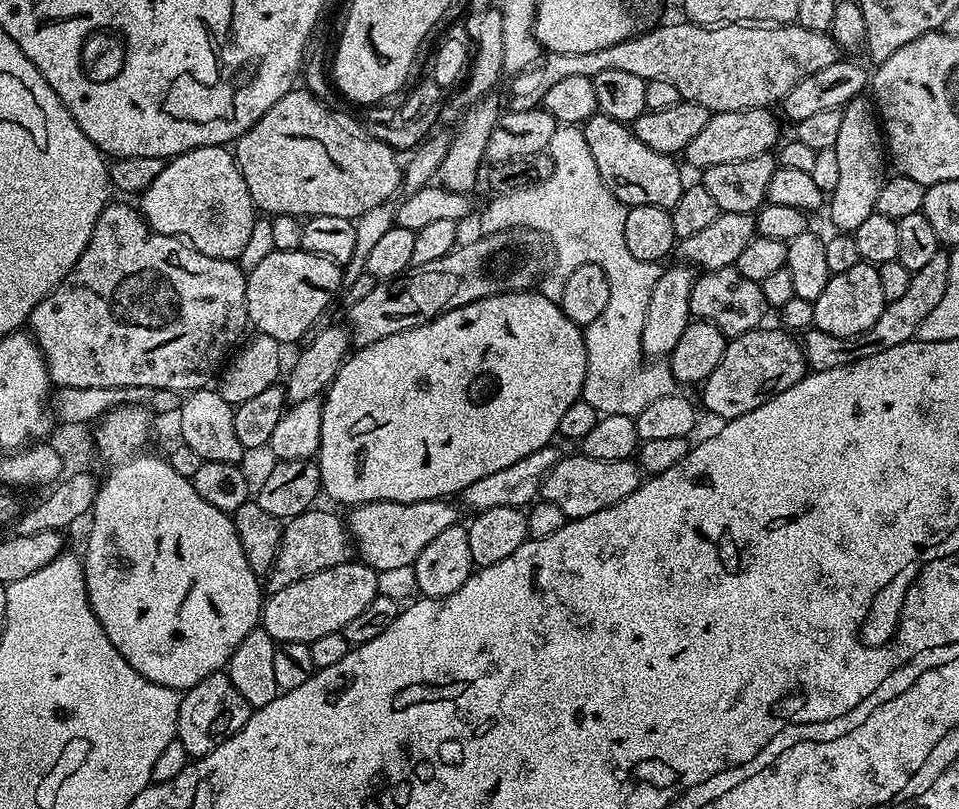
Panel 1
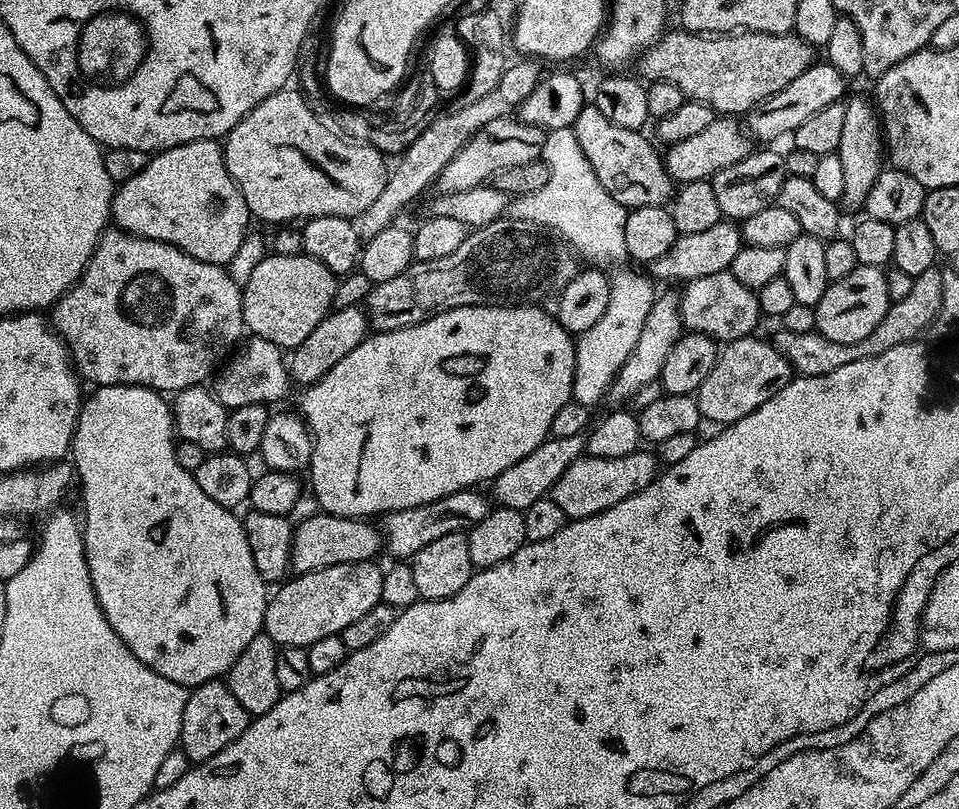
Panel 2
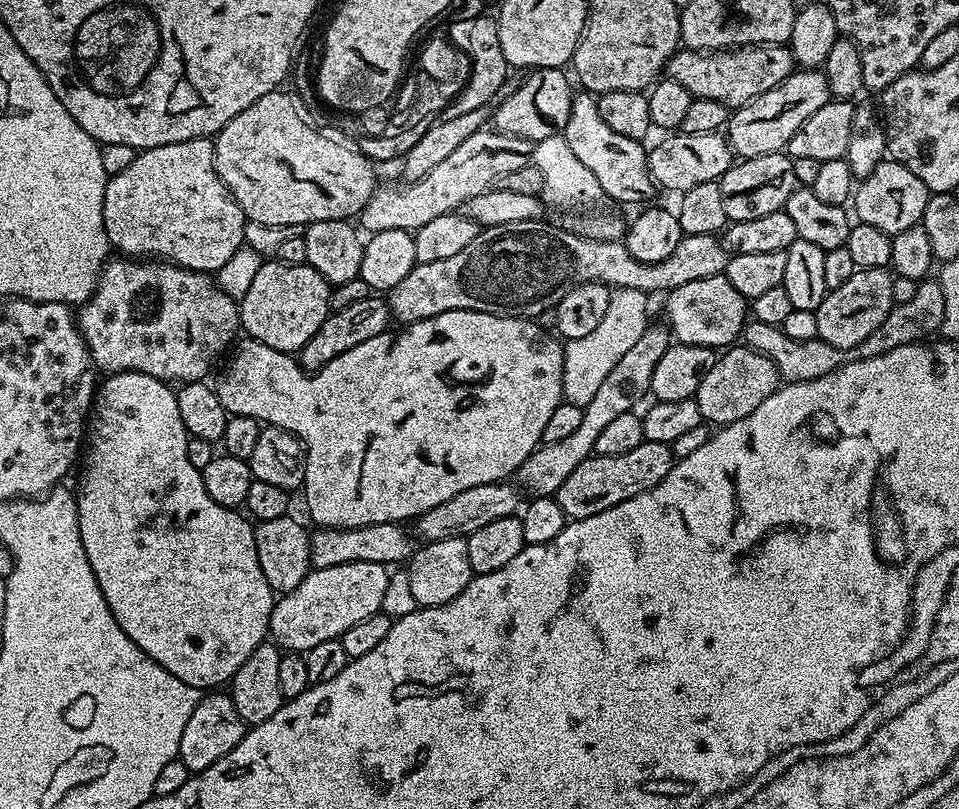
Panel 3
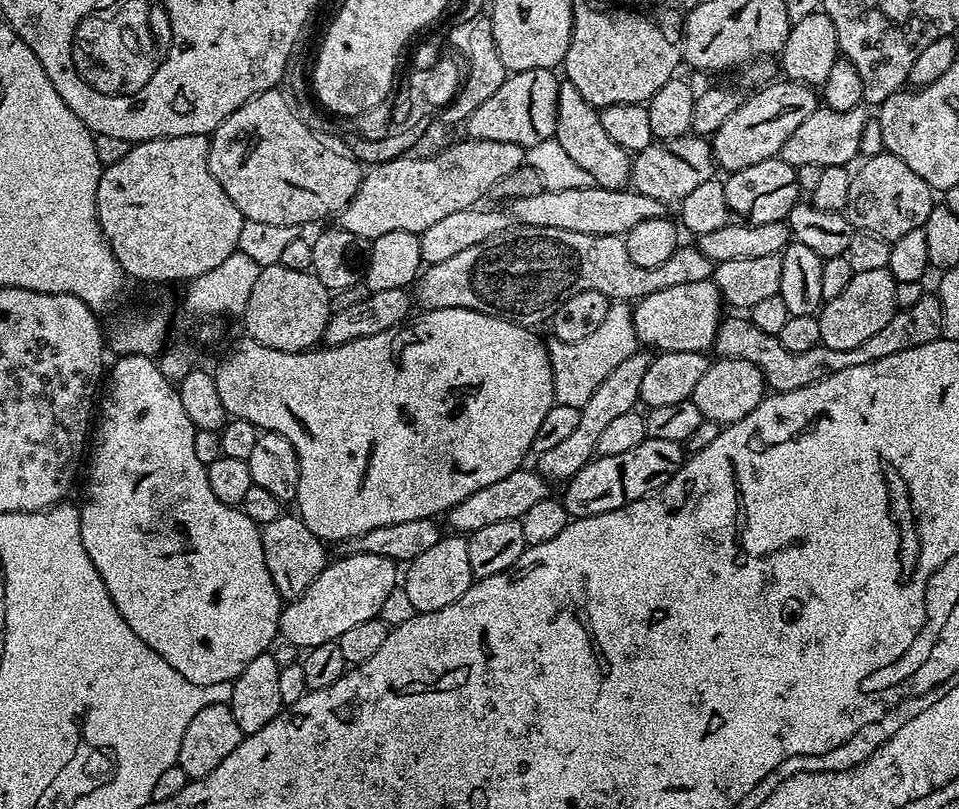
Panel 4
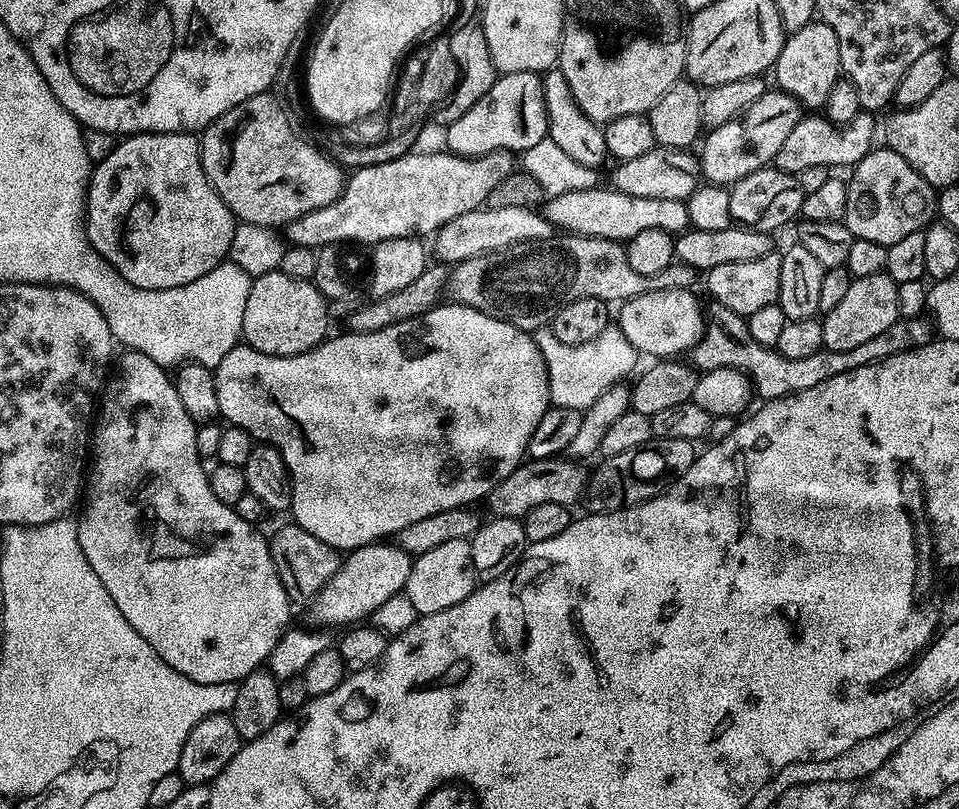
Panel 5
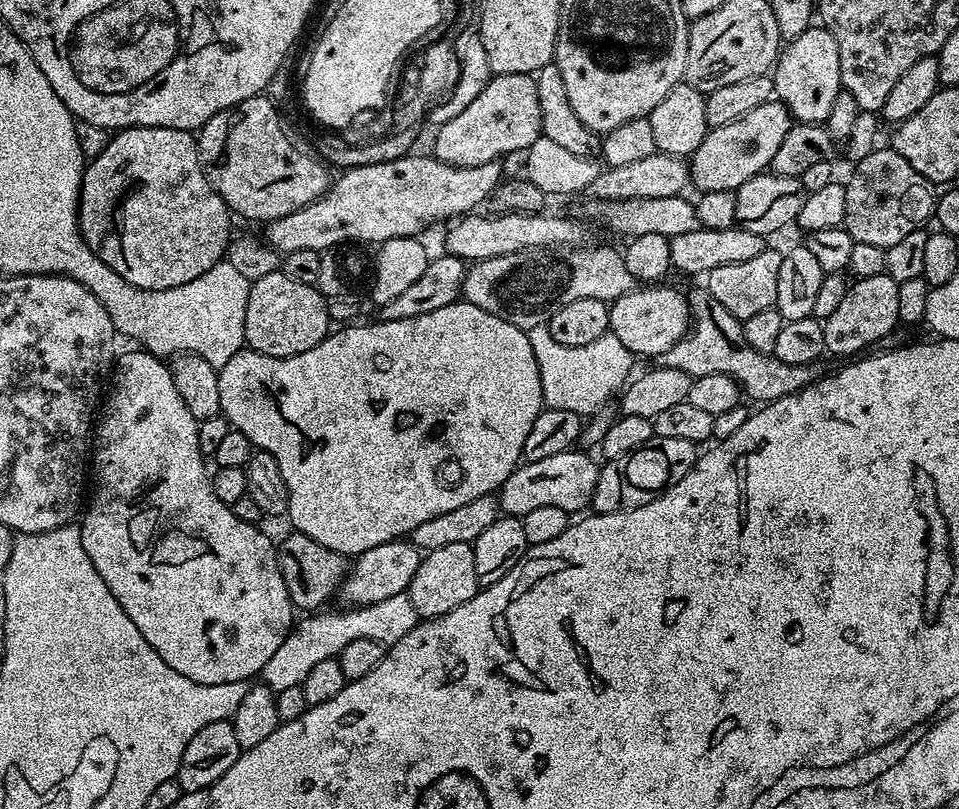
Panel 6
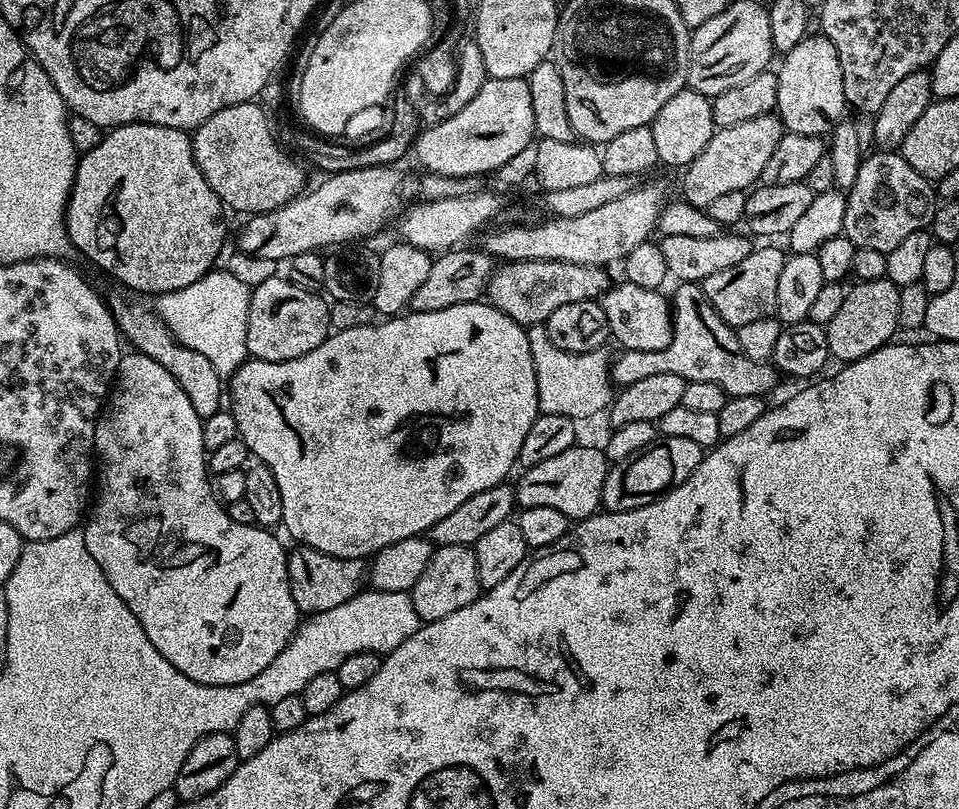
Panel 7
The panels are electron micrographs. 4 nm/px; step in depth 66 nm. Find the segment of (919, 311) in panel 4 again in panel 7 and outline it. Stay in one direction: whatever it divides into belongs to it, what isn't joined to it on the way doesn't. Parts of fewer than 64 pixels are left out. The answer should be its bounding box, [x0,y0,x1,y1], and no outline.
[610,282,778,396]

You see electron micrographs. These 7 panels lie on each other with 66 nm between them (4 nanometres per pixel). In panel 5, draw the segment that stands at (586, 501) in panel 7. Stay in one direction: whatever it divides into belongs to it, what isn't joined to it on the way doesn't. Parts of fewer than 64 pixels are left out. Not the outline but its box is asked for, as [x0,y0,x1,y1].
[486,458,586,519]

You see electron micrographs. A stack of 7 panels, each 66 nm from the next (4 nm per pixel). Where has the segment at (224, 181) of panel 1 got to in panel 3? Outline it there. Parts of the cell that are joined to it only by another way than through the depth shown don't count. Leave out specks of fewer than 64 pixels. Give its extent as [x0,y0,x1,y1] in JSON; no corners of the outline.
[102,138,246,274]

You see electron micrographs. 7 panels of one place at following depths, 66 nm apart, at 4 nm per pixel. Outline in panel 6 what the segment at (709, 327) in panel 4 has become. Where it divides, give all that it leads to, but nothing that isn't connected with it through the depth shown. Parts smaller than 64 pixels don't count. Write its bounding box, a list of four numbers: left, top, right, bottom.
[608,286,692,358]

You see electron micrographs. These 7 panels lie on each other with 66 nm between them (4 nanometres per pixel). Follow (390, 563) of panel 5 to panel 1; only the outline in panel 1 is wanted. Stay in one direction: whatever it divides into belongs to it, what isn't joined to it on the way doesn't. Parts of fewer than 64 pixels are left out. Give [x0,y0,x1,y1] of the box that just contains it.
[260,562,378,645]

